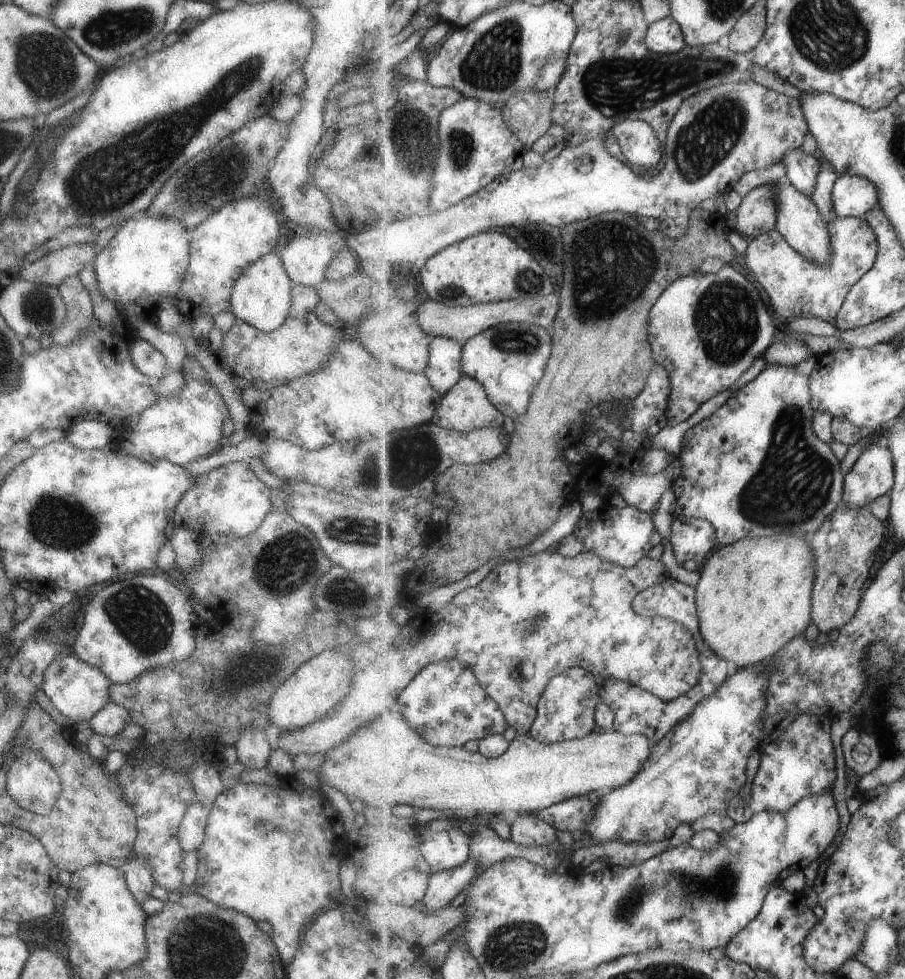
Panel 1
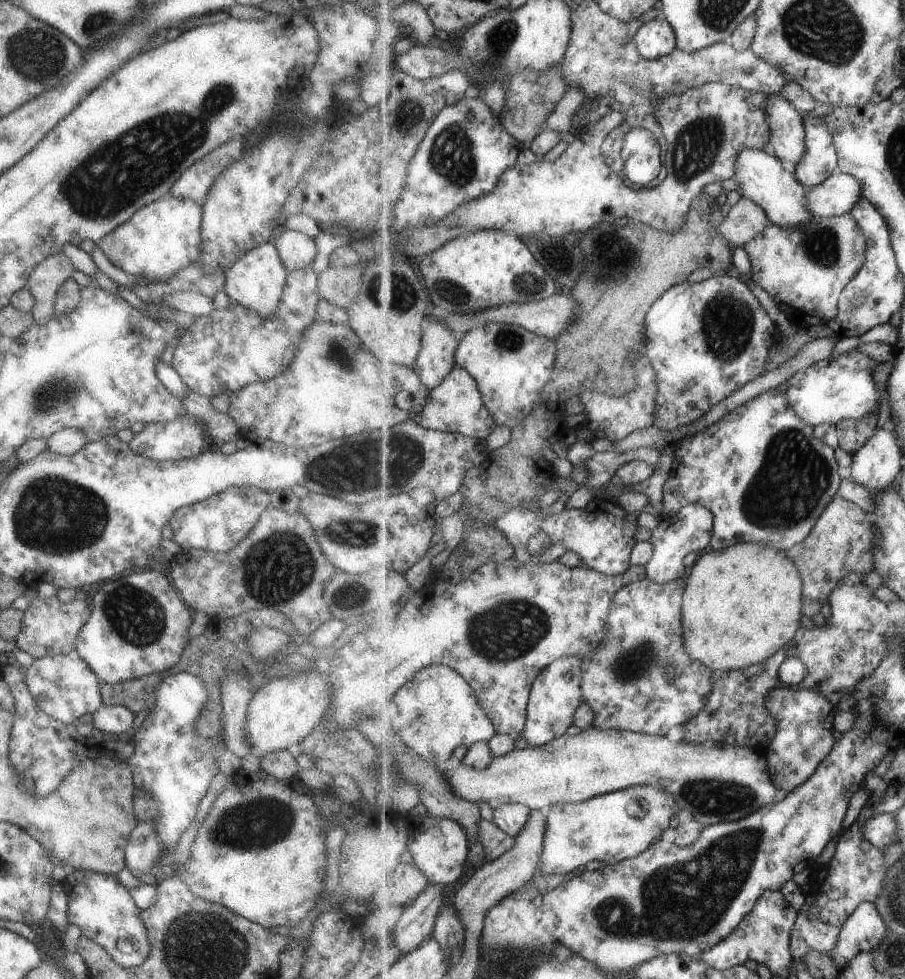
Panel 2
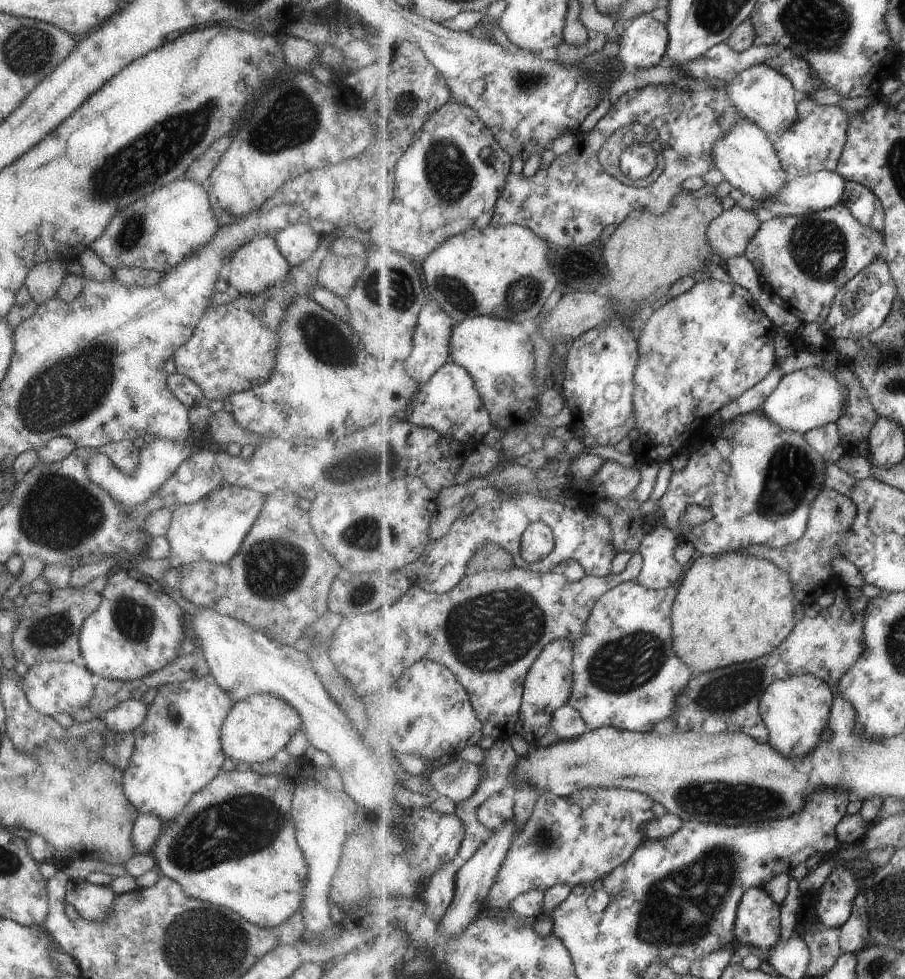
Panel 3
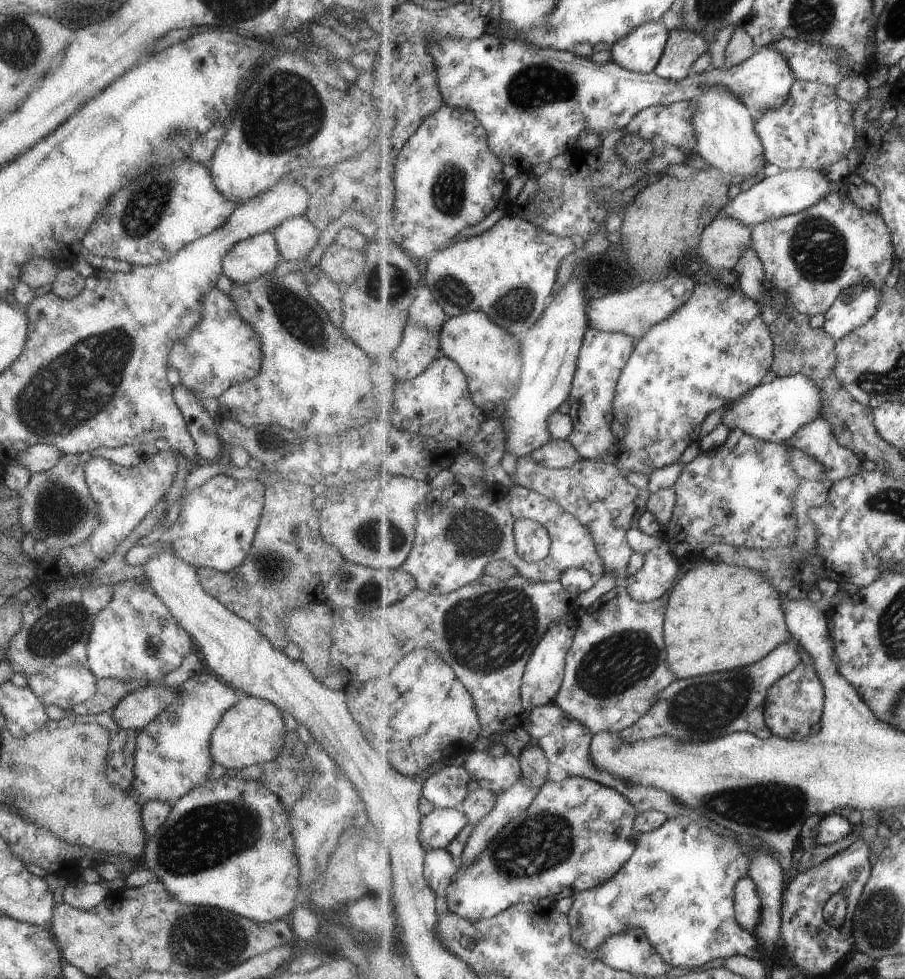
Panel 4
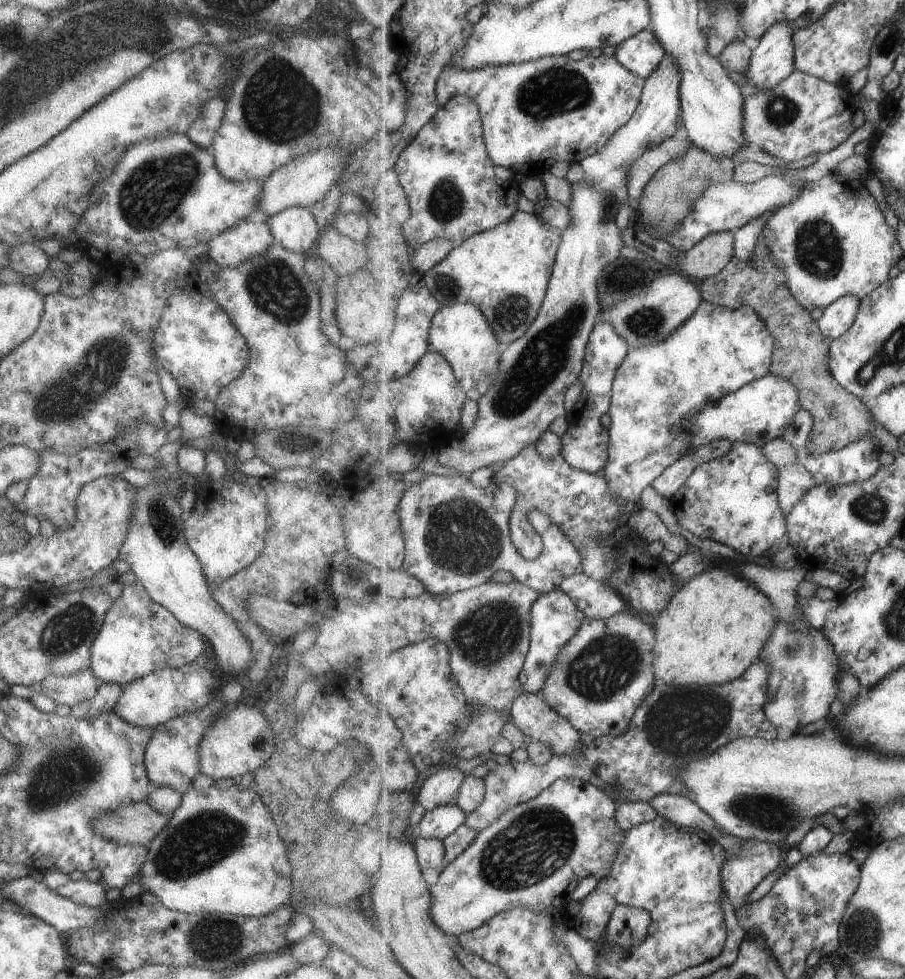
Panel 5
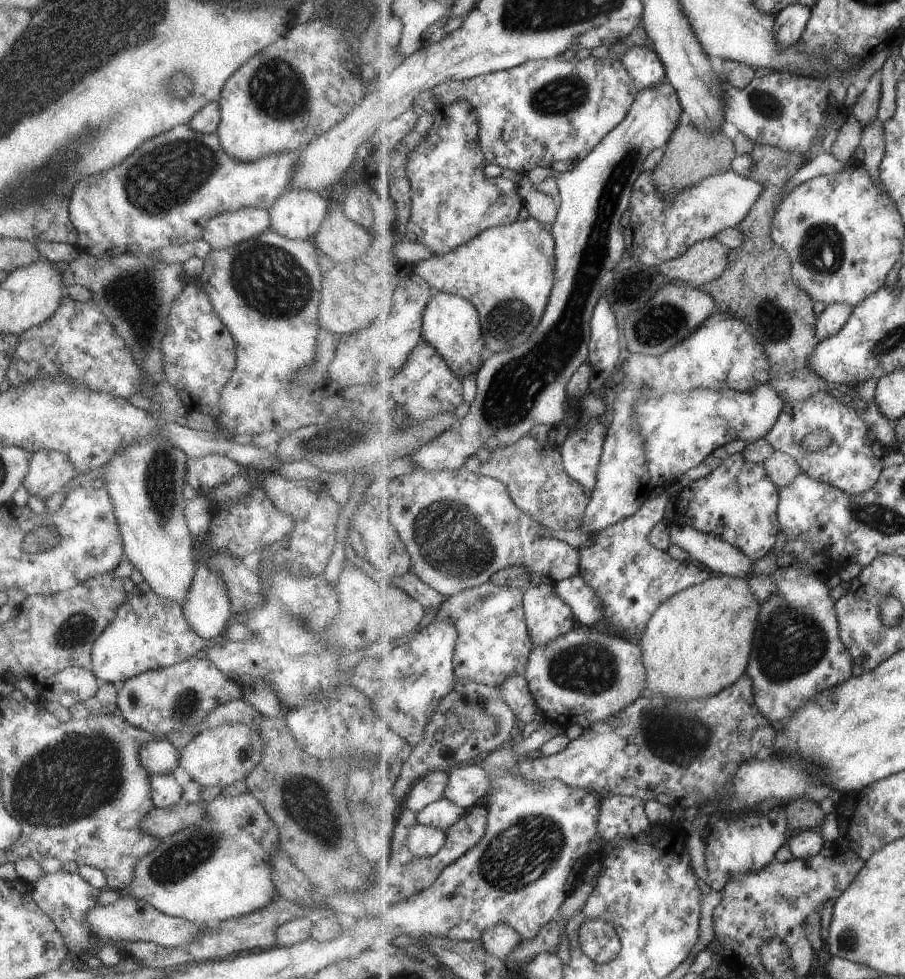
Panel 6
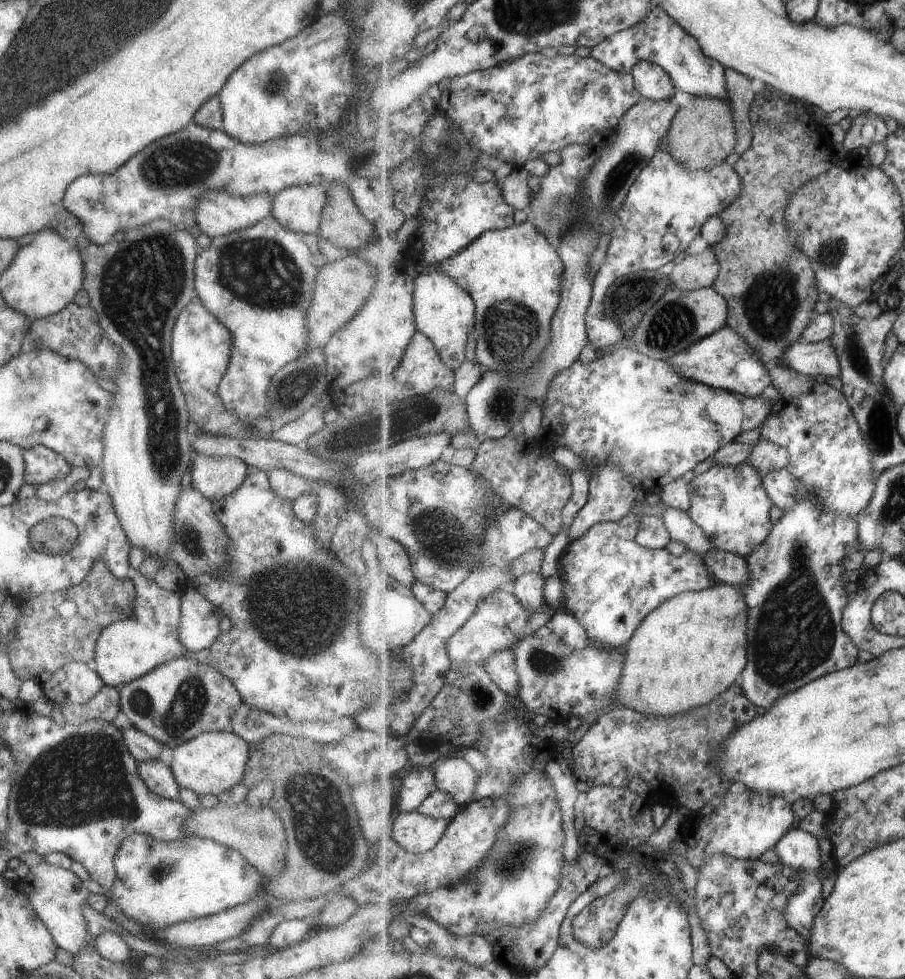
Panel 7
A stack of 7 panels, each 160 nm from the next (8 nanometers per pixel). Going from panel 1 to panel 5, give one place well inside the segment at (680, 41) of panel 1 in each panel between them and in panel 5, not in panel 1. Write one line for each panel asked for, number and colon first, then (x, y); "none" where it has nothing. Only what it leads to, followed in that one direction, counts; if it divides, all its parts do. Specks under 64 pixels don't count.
2: (657, 38)
3: (644, 43)
4: (641, 50)
5: (642, 54)

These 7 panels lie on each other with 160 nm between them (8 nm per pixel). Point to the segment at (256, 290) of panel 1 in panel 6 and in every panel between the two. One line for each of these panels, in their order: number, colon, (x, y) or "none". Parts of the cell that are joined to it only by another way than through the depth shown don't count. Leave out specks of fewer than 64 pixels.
2: (254, 281)
3: (256, 265)
4: (255, 256)
5: (230, 247)
6: (226, 229)

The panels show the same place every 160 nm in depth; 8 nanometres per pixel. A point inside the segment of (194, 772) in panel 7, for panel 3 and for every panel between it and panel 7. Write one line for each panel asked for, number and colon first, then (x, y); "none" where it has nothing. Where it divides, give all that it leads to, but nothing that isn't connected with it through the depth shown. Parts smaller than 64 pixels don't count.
3: (255, 728)
4: (251, 732)
5: (238, 741)
6: (217, 756)

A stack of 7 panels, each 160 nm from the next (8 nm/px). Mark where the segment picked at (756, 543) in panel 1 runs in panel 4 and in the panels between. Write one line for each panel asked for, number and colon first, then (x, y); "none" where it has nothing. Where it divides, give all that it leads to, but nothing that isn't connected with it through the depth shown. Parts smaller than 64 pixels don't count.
2: (742, 605)
3: (732, 608)
4: (720, 617)

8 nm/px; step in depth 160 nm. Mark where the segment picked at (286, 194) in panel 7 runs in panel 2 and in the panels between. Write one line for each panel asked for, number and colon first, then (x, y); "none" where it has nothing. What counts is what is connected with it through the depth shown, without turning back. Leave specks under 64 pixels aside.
2: (295, 249)
3: (296, 242)
4: (294, 237)
5: (293, 228)
6: (295, 214)

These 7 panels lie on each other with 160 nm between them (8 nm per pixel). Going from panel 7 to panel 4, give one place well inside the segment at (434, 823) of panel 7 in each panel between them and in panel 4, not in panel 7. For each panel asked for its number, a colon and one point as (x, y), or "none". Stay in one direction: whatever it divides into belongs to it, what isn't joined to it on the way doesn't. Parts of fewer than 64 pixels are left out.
4: (442, 867)
5: (431, 853)
6: (423, 841)

